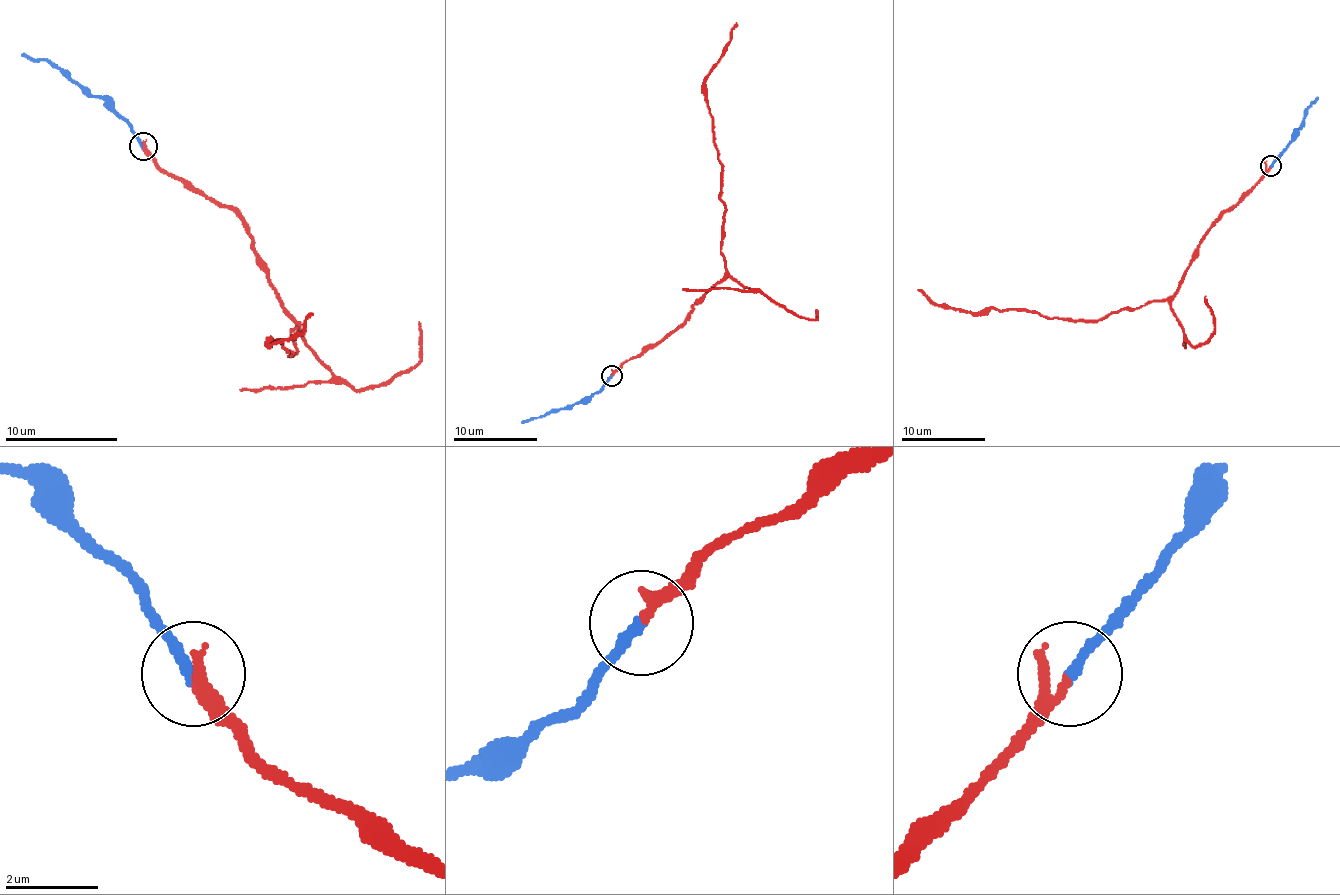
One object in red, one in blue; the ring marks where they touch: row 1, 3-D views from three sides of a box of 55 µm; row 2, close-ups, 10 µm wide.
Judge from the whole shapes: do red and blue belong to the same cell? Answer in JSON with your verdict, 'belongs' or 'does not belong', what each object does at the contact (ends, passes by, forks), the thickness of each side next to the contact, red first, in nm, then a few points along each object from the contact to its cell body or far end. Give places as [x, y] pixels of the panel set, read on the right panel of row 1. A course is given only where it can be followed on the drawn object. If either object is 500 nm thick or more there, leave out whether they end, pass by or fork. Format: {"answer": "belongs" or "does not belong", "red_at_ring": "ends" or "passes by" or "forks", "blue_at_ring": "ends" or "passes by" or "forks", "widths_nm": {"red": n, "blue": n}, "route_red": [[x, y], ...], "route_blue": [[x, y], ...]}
{"answer": "belongs", "red_at_ring": "passes by", "blue_at_ring": "ends", "widths_nm": {"red": 150, "blue": 240}, "route_red": [[1270, 166], [1220, 217], [1169, 298], [1098, 319], [1058, 319], [1035, 311], [939, 307], [918, 290]], "route_blue": [[1270, 166], [1299, 129], [1303, 112], [1318, 97]]}

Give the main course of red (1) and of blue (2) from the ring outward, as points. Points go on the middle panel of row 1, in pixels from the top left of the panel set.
1: (612, 375), (681, 325), (725, 274), (721, 251), (721, 163), (712, 140), (706, 75), (721, 57), (735, 23)
2: (612, 375), (580, 402), (551, 408), (522, 423)

